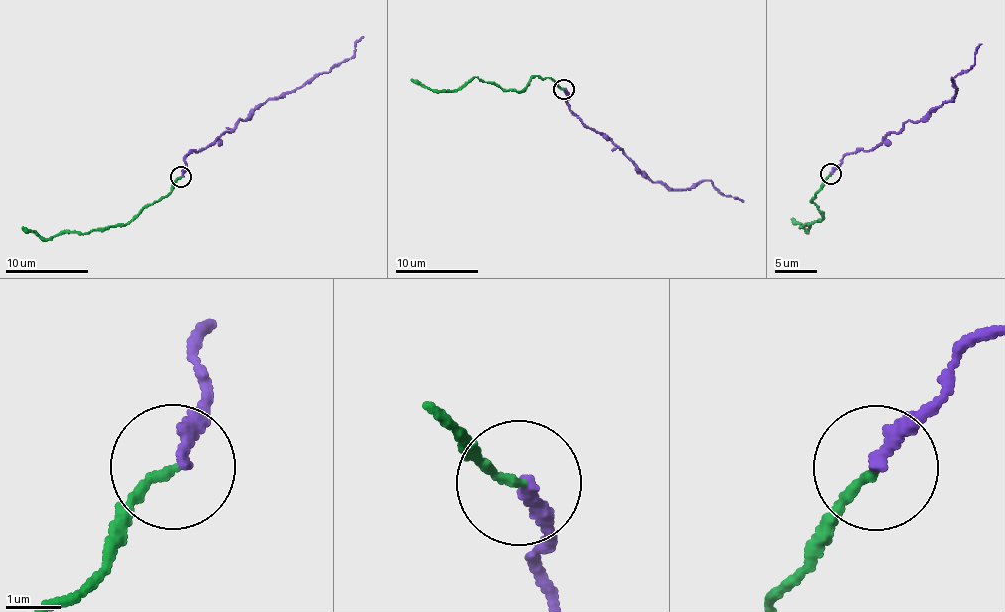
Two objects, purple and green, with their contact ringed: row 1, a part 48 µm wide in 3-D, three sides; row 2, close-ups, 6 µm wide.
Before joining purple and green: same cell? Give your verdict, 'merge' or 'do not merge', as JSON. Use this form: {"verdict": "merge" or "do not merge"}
{"verdict": "merge"}

